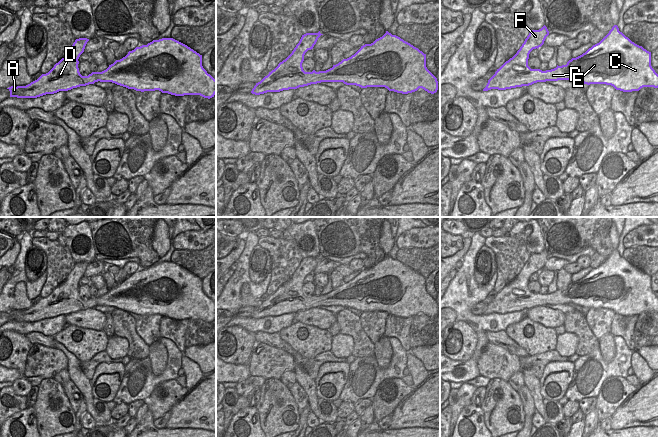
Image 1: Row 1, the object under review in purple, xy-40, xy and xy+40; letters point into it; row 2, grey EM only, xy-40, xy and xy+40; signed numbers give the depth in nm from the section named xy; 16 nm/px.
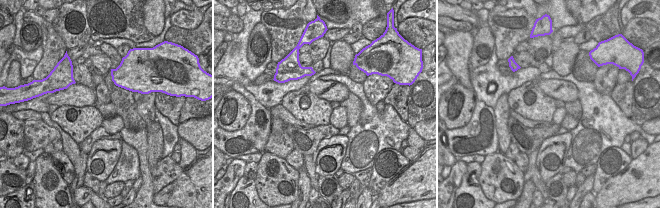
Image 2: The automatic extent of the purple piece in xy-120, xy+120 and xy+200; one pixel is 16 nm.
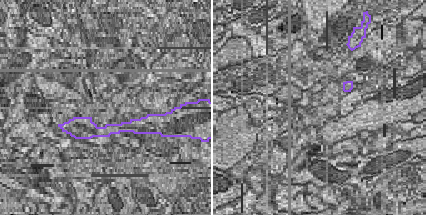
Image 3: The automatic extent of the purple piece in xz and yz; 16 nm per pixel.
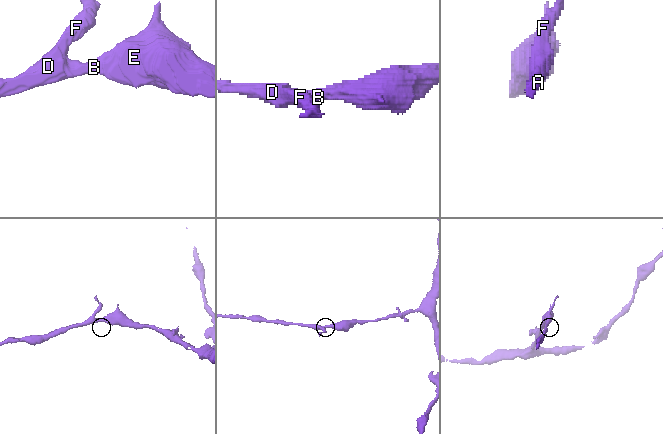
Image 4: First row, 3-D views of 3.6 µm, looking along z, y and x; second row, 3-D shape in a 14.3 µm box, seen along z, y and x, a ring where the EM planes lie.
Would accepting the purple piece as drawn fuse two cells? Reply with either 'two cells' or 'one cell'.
one cell

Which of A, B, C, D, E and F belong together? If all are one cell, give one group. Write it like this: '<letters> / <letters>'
A B C D E F

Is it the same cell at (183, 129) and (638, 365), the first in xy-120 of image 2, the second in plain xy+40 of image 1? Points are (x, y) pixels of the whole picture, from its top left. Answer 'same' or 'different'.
different

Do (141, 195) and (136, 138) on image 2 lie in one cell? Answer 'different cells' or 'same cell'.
same cell

